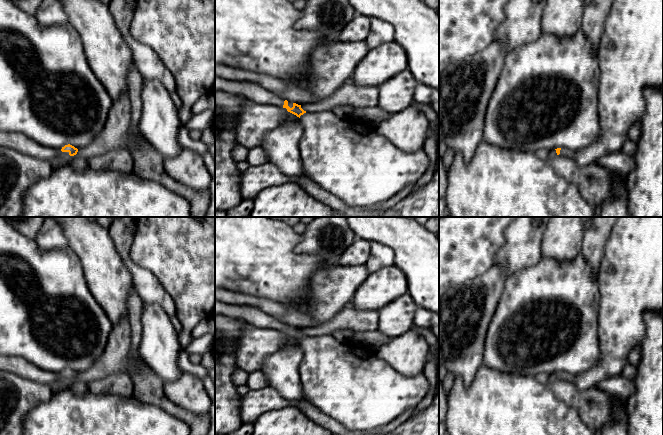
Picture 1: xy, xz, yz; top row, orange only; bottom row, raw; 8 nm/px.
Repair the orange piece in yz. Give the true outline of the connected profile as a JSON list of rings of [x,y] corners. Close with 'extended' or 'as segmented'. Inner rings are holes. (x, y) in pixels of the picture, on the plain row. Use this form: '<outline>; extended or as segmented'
[[[619,217],[606,242],[597,279],[600,292],[598,340],[601,357],[592,368],[581,375],[555,373],[557,379],[570,381],[580,390],[595,387],[606,378],[621,375],[628,363],[630,352],[635,347],[640,347],[645,337],[644,314],[663,311],[663,217]]]; extended

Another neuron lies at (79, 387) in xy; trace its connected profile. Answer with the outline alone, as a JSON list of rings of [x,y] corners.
[[[77,379],[70,387],[68,387],[66,389],[72,390],[77,394],[83,394],[83,393],[89,391],[89,389],[87,387],[87,383],[80,381],[80,380],[77,380]]]

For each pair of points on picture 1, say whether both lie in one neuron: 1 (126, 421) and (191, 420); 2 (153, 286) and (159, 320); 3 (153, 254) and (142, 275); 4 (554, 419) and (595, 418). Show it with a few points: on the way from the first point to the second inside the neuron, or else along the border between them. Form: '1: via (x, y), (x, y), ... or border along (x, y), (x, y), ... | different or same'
1: border along (162, 408), (188, 424) | different
2: border along (143, 301), (157, 303), (170, 316) | different
3: border along (131, 259), (139, 266), (147, 269), (162, 285) | different
4: border along (563, 402), (572, 407), (586, 424) | different

